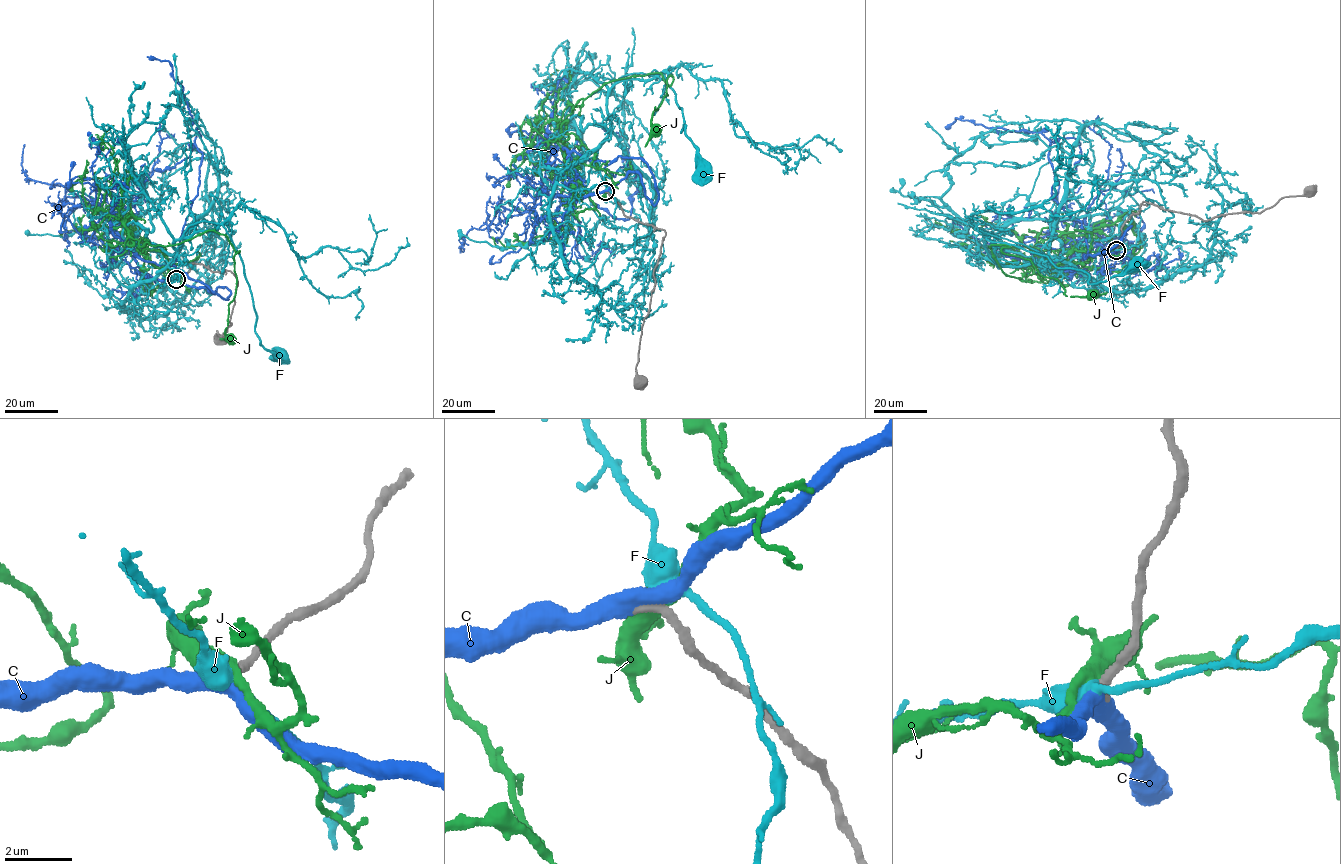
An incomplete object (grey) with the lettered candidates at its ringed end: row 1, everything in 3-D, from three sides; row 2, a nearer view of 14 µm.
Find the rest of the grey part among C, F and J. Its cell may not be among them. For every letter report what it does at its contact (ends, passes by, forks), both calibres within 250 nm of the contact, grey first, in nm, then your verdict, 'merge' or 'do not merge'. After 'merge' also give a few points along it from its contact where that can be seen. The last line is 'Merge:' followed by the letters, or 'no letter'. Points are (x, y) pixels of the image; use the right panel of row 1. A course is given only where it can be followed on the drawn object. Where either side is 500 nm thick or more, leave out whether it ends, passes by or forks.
C: it passes by; 320 nm thick on the grey side, 480 nm on the other; merge; it runs (1116, 250), (1103, 251), (1130, 226), (1084, 258), (1081, 223), (1052, 195), (1040, 133), (955, 117), (946, 129)
F: it passes by; 360 nm thick on the grey side, 400 nm on the other; do not merge
J: 340 nm thick on the grey side, 550 nm on the other; do not merge
Merge: C

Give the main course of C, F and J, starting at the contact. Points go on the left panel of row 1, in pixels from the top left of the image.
C: (176, 279), (213, 294), (225, 287), (230, 295), (223, 298), (174, 265), (202, 153), (172, 65), (147, 57)
F: (178, 279), (164, 261), (175, 256), (173, 240), (221, 224), (242, 262), (255, 333), (261, 346), (278, 353)
J: (177, 279), (184, 280), (156, 266), (129, 232), (141, 246), (224, 234), (239, 251), (229, 337)

